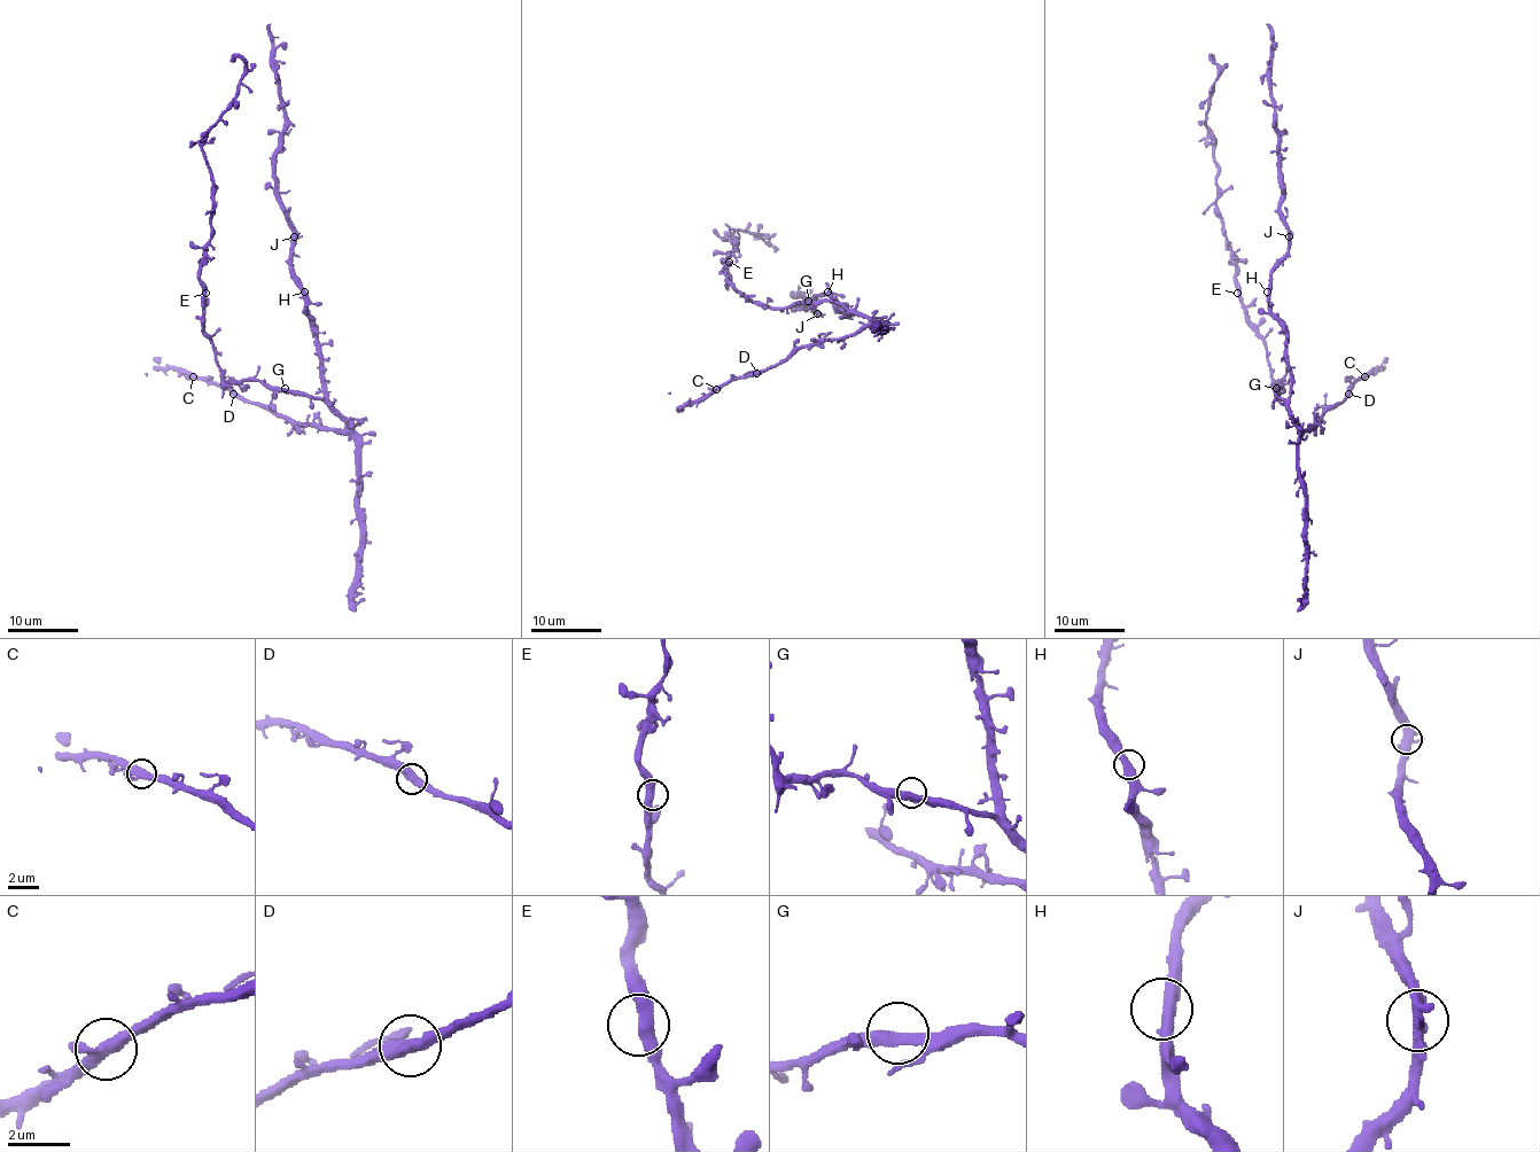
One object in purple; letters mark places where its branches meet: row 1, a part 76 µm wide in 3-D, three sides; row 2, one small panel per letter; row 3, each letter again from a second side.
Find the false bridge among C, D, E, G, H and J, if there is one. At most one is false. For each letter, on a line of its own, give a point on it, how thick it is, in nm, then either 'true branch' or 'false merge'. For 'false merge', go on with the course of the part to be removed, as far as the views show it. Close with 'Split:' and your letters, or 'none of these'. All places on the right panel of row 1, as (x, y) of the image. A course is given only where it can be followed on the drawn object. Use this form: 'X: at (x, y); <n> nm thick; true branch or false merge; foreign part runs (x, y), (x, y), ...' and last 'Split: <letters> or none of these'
C: at (1364, 376); 380 nm thick; true branch
D: at (1348, 394); 460 nm thick; true branch
E: at (1237, 293); 480 nm thick; true branch
G: at (1276, 388); 400 nm thick; true branch
H: at (1267, 292); 440 nm thick; true branch
J: at (1289, 236); 480 nm thick; true branch
Split: none of these

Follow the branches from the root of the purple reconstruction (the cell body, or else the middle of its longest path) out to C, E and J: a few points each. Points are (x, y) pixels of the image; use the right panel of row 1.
C: (1277, 391), (1276, 396), (1296, 423), (1308, 429), (1364, 376)
E: (1277, 391), (1283, 380), (1276, 381), (1273, 378), (1264, 339), (1254, 331), (1237, 293)
J: (1277, 391), (1289, 397), (1290, 367), (1285, 325), (1270, 311), (1269, 281), (1289, 236)

